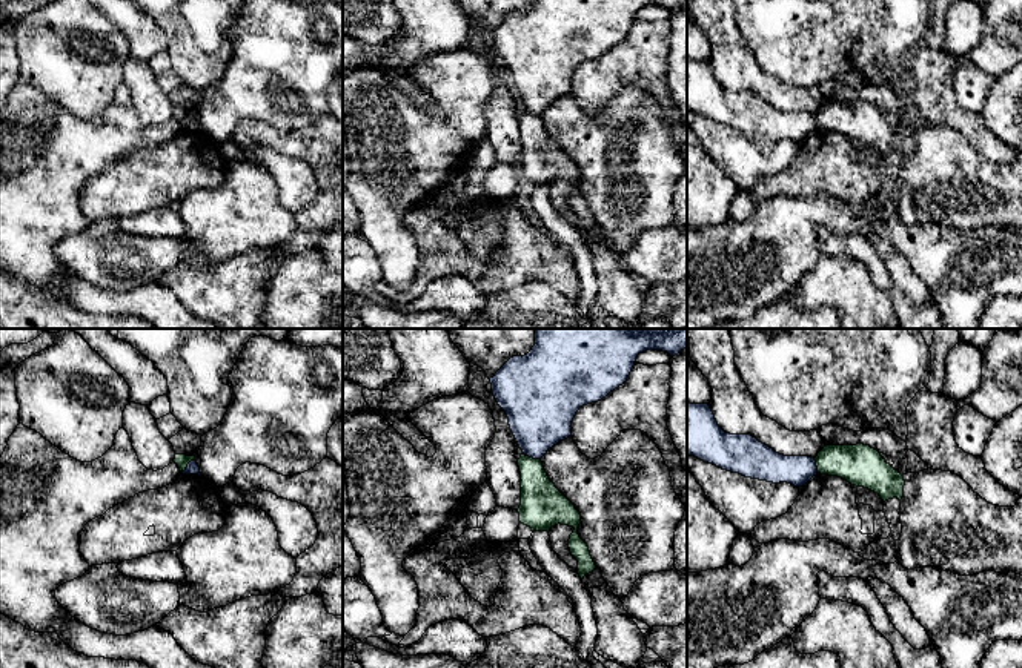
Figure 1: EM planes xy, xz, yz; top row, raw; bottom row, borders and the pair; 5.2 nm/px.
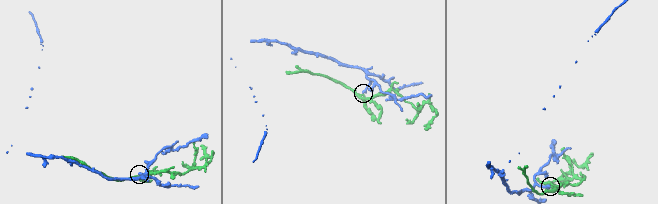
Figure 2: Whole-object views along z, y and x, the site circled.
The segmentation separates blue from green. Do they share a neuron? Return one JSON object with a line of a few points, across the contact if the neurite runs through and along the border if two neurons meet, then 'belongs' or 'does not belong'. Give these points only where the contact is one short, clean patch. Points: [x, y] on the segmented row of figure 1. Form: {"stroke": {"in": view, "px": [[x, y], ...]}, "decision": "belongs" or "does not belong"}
{"stroke": {"in": "xz", "px": [[523, 452], [540, 459]]}, "decision": "does not belong"}

